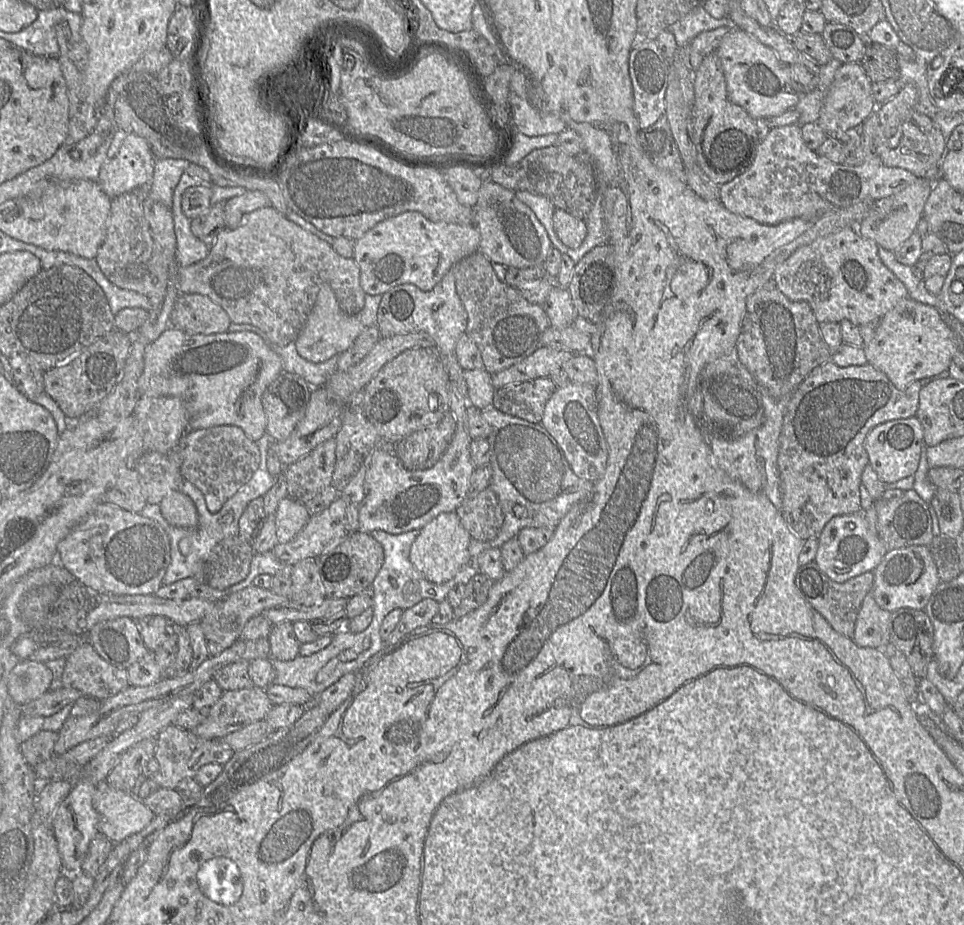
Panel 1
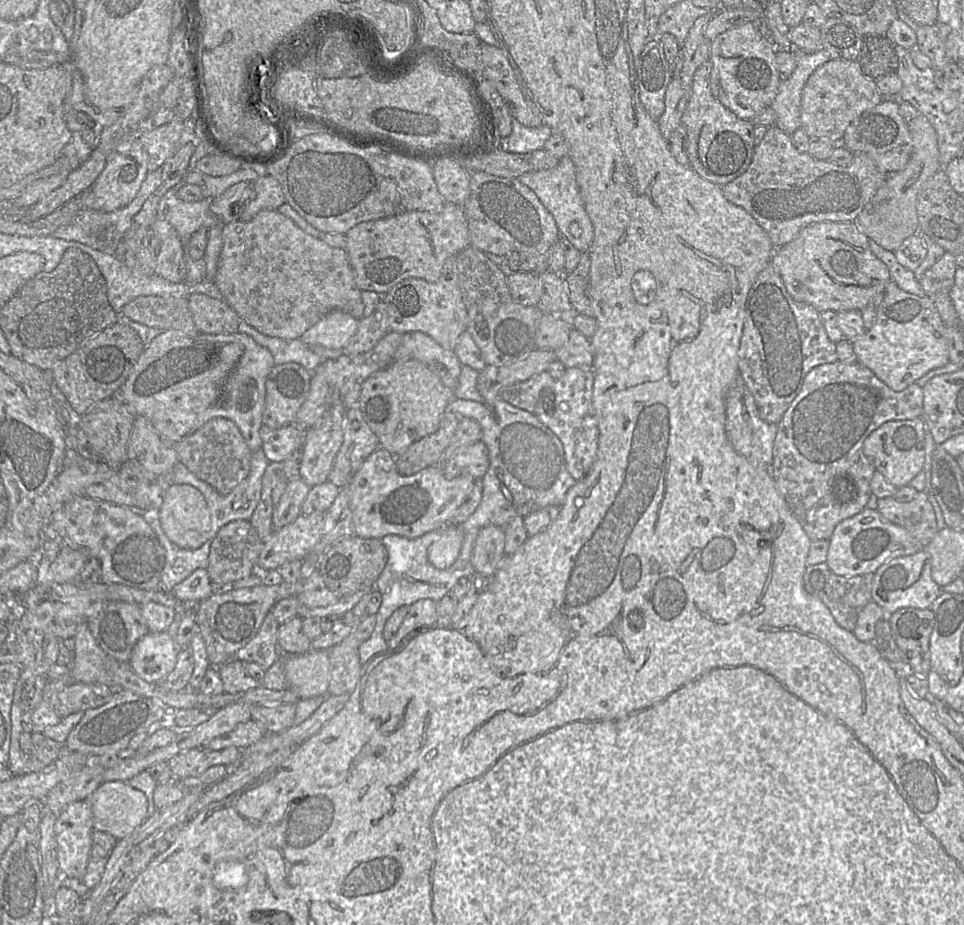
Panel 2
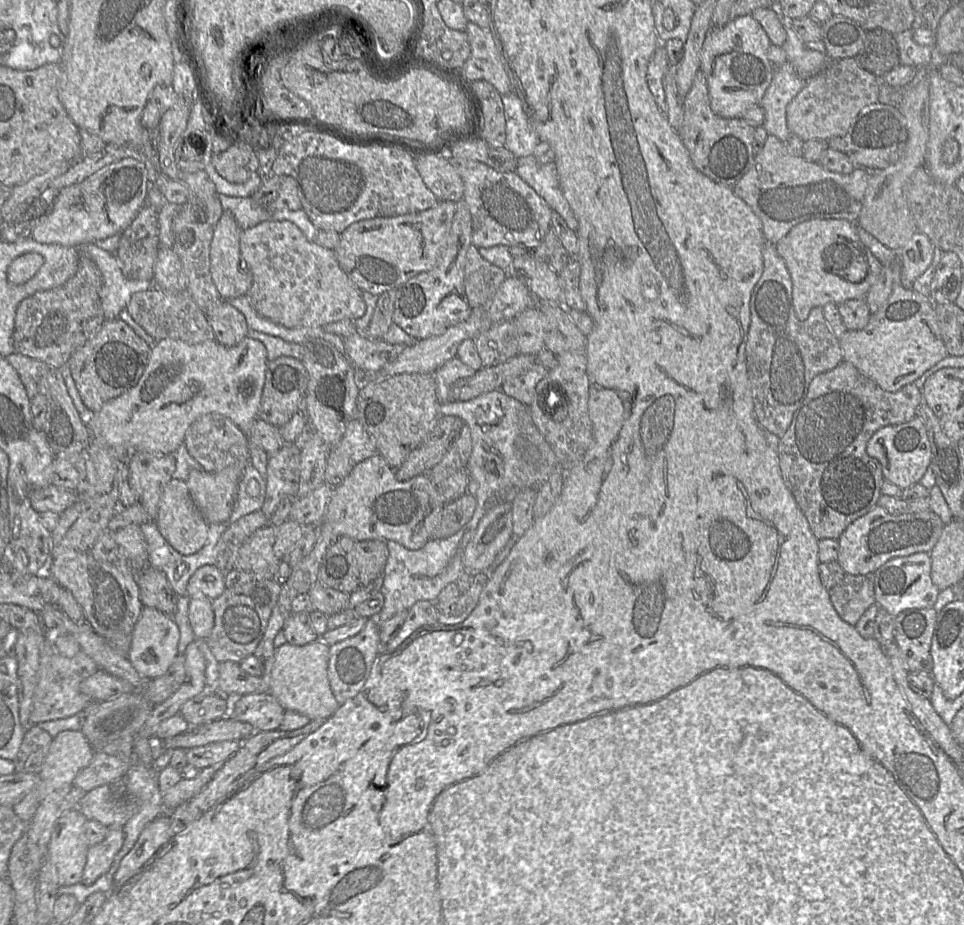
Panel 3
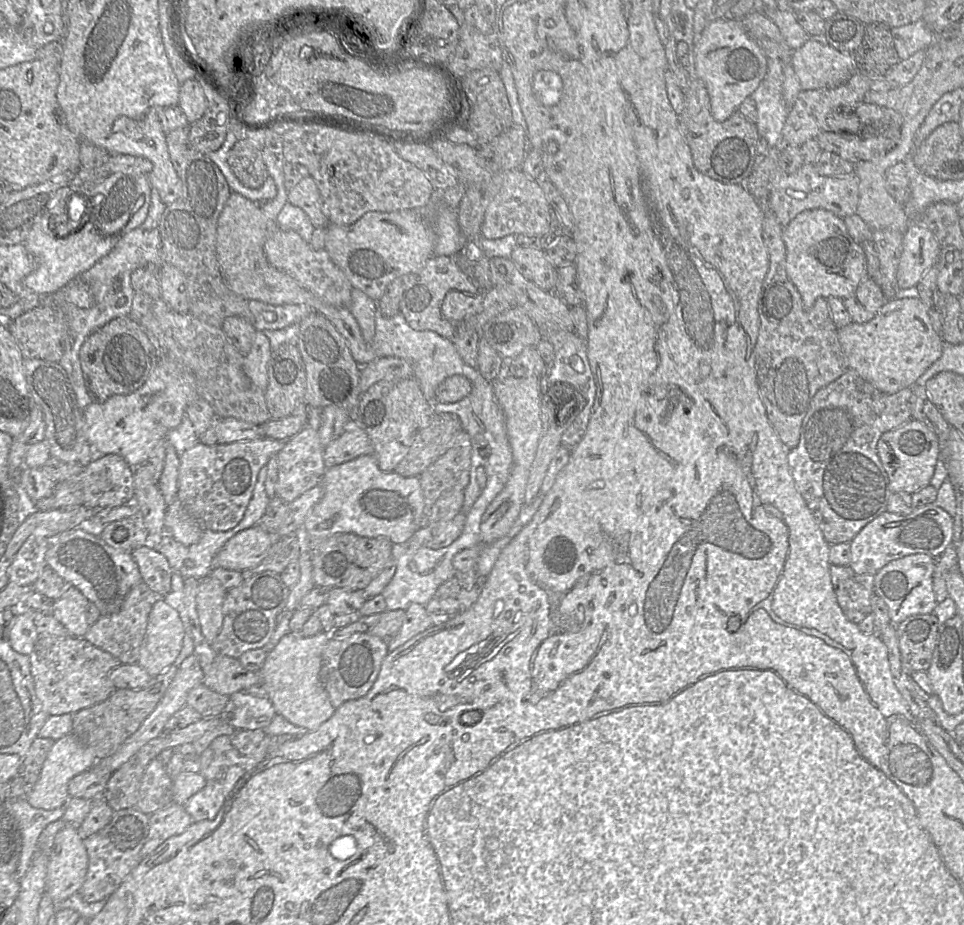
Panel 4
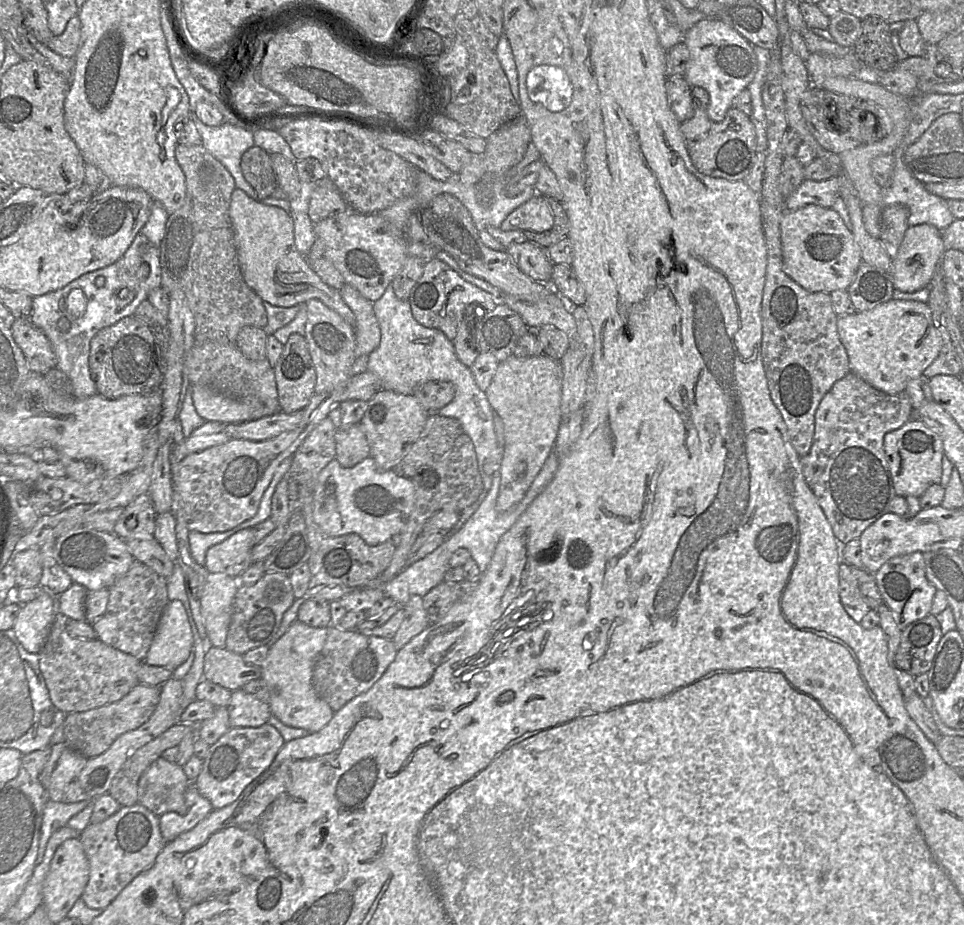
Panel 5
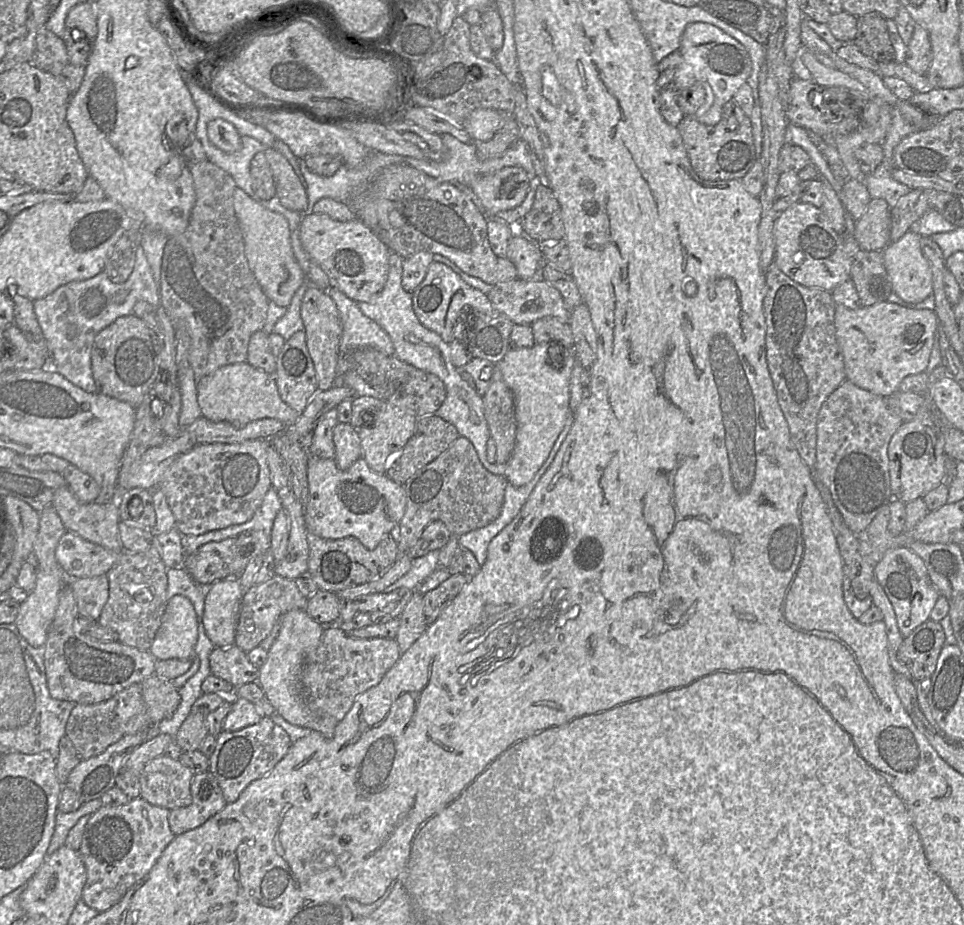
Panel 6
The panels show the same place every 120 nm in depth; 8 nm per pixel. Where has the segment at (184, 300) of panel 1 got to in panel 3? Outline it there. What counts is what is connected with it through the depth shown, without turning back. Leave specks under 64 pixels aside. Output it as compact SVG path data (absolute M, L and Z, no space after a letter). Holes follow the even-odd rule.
M228 301L215 303L206 316L214 331L215 341L224 346L236 346L247 336L249 328L245 316Z

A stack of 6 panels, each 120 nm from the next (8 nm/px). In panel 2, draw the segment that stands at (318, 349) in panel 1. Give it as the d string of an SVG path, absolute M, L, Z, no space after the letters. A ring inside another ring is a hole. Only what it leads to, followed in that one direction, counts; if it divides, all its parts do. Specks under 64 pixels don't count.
M333 310L310 327L301 337L307 346L323 346L329 349L343 349L358 329L359 319Z

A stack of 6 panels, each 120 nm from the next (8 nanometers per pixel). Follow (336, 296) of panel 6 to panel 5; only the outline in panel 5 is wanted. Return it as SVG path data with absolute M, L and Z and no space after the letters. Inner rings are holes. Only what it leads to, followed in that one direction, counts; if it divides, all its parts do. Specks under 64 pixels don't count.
M348 284L339 292L356 317L355 357L368 356L379 346L381 340L380 325L373 309L374 302L363 297L357 289Z

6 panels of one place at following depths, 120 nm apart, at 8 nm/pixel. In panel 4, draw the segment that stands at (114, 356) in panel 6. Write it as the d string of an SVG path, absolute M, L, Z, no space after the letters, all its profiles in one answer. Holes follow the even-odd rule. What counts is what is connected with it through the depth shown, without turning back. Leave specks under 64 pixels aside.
M129 316L115 318L93 332L80 350L80 362L87 388L96 402L139 389L161 358L161 350L151 343L145 330Z

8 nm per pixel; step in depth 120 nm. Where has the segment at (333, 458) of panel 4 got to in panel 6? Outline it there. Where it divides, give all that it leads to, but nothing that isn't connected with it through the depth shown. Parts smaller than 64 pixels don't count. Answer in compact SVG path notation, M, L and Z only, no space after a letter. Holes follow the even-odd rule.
M338 423L333 429L335 463L339 470L348 470L355 461L362 457L359 430L349 423Z

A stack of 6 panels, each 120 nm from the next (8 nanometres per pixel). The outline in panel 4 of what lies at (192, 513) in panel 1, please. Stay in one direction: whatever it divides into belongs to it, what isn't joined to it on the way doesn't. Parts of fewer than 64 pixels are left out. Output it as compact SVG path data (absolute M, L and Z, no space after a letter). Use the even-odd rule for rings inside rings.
M179 500L167 506L164 525L165 532L184 546L196 544L205 530L186 512Z

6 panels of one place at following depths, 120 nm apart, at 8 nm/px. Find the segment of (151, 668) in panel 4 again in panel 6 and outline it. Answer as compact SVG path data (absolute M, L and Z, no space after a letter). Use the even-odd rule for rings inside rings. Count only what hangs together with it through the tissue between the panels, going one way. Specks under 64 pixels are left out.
M182 595L168 599L161 625L149 652L157 660L191 659L198 639L198 620L192 602Z

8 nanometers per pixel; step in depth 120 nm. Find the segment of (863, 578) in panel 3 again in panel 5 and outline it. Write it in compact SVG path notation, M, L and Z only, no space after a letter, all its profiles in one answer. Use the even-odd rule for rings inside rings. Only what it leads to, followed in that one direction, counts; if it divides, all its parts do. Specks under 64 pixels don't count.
M841 562L838 570L840 601L847 614L857 623L861 622L870 608L860 593L862 576L871 574L863 567Z

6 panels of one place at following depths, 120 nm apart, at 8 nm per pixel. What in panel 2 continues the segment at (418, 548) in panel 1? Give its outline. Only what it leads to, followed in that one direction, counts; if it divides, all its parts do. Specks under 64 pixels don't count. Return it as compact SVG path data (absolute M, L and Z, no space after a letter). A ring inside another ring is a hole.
M447 524L427 550L429 562L437 569L449 568L458 558L464 534L459 524Z

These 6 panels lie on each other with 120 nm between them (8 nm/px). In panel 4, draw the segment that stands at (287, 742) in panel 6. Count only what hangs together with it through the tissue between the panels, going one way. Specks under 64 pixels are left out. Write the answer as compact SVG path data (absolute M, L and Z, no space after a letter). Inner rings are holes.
M264 729L236 730L215 738L199 757L199 773L205 778L206 785L183 804L192 821L200 822L215 818L237 781L260 765L270 752L272 737Z

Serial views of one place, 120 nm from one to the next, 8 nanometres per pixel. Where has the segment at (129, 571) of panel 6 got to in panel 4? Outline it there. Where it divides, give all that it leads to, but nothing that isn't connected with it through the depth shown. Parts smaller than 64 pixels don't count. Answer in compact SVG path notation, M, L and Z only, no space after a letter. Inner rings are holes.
M141 581L128 592L118 612L100 616L93 625L89 626L83 637L97 648L110 653L121 664L135 664L139 659L149 614L155 602L160 599L164 598Z

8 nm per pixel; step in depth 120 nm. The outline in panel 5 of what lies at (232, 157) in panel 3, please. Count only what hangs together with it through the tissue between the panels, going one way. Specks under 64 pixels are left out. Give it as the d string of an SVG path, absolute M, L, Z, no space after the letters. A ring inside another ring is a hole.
M254 145L244 152L240 166L244 178L258 196L261 199L270 198L278 186L270 154Z

